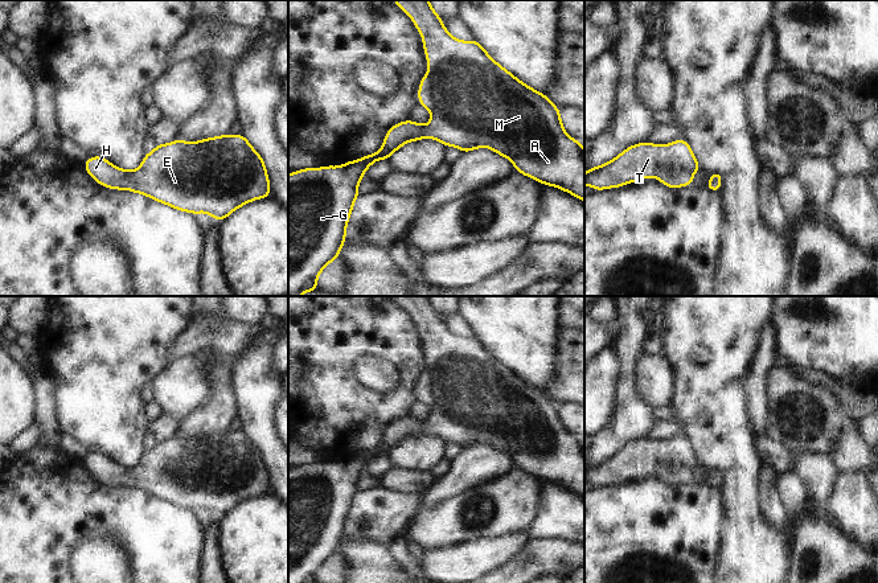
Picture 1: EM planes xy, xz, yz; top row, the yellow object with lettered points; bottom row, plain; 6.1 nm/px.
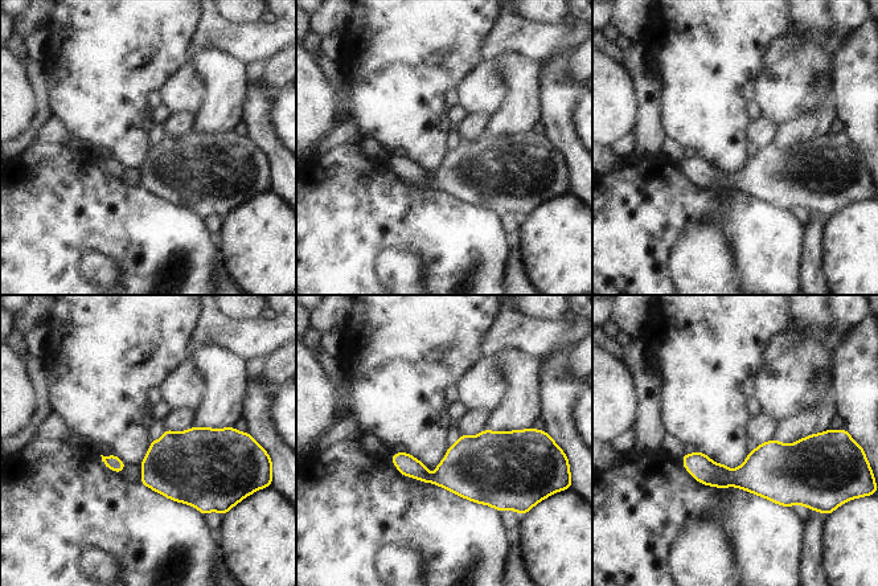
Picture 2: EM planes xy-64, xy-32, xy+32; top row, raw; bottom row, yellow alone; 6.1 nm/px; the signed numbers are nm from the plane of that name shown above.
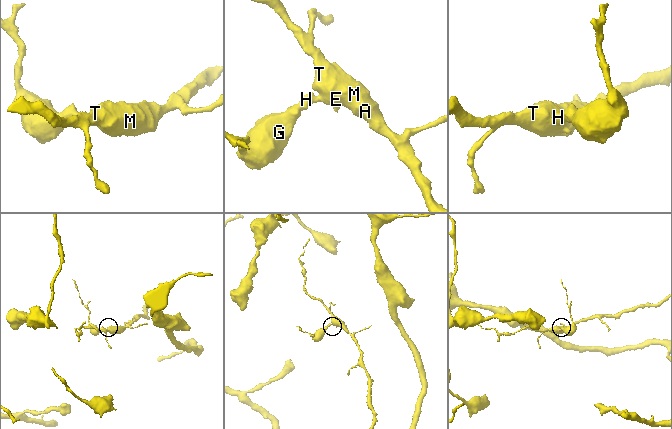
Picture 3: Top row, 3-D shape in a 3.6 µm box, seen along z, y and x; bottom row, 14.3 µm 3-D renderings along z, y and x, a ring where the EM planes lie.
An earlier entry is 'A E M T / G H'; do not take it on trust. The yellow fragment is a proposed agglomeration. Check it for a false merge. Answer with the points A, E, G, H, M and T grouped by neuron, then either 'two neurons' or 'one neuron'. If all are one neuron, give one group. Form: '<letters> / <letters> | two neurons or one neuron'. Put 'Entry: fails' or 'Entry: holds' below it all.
A E G H M T | one neuron
Entry: fails

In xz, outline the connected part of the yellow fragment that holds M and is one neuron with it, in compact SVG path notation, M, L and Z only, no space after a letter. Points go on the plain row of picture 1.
M394 296L394 299L413 315L423 336L428 368L419 379L418 393L419 401L431 408L431 415L427 422L414 419L413 416L394 420L387 427L379 447L362 452L360 456L346 457L341 463L305 464L288 471L288 583L317 583L319 570L333 555L339 554L344 542L346 521L353 500L360 490L357 484L365 467L377 456L389 456L391 449L407 438L417 438L428 432L447 443L456 443L463 448L488 443L509 455L517 468L541 480L557 483L584 497L584 446L580 438L566 430L561 418L559 405L546 391L526 382L492 356L476 336L460 337L454 334L428 296Z

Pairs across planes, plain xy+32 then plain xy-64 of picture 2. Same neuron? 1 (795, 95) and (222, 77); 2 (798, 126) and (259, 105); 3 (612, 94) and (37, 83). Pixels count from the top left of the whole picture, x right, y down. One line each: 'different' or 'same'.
1: different
2: different
3: different

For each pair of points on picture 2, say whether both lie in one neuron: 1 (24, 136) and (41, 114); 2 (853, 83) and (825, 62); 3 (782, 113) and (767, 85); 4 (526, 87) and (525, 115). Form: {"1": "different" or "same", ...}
{"1": "same", "2": "different", "3": "same", "4": "same"}

